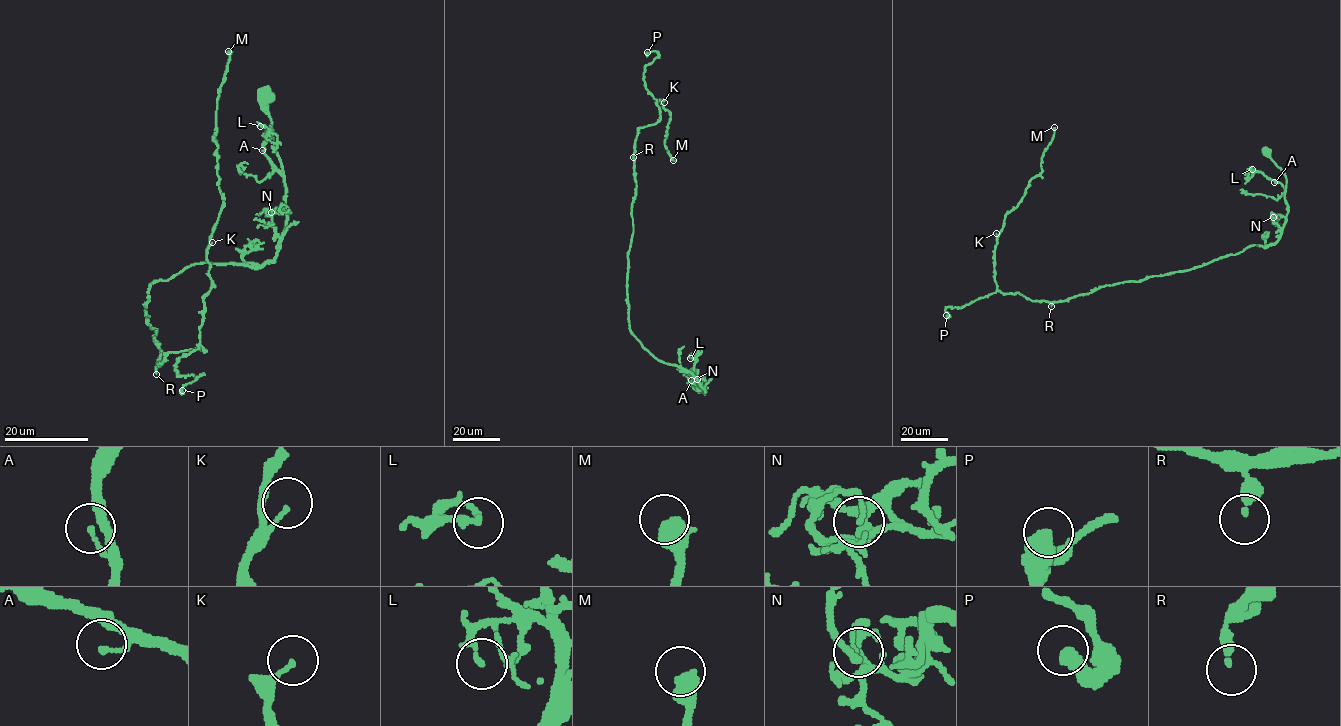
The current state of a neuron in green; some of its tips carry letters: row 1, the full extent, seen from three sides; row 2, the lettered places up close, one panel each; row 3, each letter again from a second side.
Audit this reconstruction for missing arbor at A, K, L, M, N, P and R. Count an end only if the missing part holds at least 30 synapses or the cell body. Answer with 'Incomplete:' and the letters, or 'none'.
Incomplete: M

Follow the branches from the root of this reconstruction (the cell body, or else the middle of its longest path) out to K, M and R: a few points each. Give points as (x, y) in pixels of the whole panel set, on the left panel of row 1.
K: (267, 92), (285, 183), (278, 254), (156, 280), (146, 313), (158, 366), (172, 352), (206, 351), (212, 242)
M: (267, 92), (285, 183), (278, 254), (156, 280), (146, 313), (158, 366), (172, 352), (206, 351), (228, 51)
R: (267, 92), (285, 183), (278, 254), (259, 267), (196, 263), (156, 280), (146, 307), (161, 351), (156, 374)

